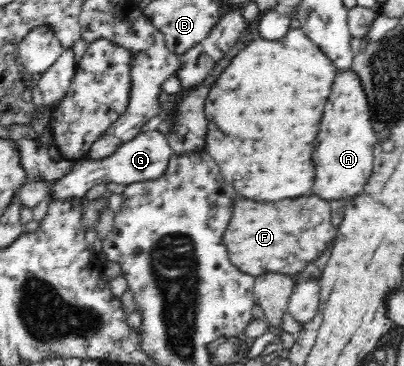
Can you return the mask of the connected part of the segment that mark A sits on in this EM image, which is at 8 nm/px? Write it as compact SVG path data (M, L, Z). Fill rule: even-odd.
M352 68L345 74L338 72L311 158L315 164L313 194L329 203L332 200L349 202L361 196L372 174L375 143L375 129L361 79Z

